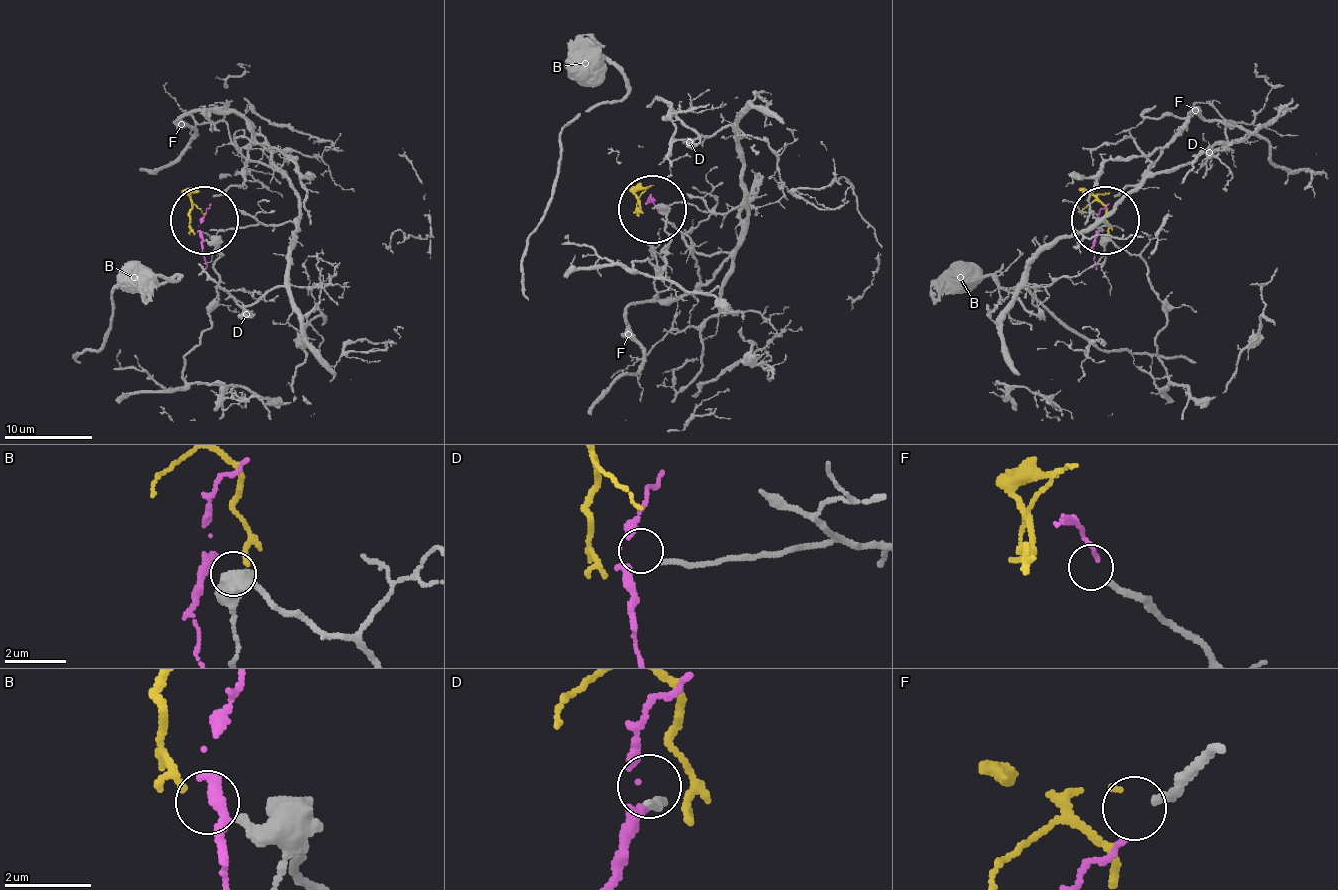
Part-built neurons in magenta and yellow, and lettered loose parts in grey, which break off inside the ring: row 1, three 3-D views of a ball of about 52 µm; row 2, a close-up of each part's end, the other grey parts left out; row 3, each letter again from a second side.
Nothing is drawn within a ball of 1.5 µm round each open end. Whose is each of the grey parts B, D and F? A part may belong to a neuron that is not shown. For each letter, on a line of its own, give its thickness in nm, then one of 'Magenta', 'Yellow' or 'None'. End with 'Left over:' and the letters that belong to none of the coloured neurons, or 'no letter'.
B: Thickness 300 nm. Yellow
D: Thickness 160 nm. Magenta
F: Thickness 180 nm. None
Left over: F

